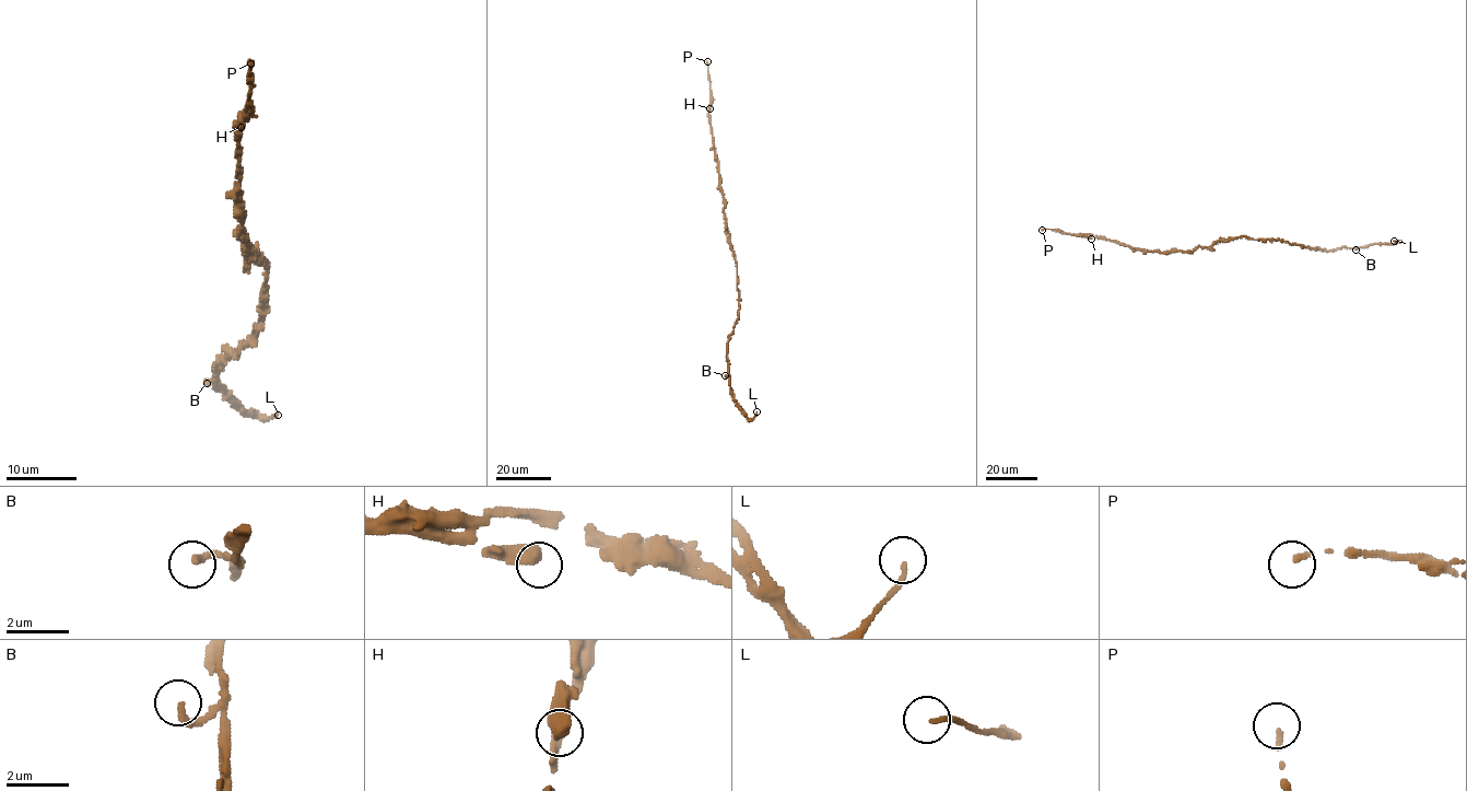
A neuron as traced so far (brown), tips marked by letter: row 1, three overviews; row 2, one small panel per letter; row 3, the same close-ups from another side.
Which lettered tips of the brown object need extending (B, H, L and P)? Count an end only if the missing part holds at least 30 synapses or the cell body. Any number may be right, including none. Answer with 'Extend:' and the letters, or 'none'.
Extend: none

